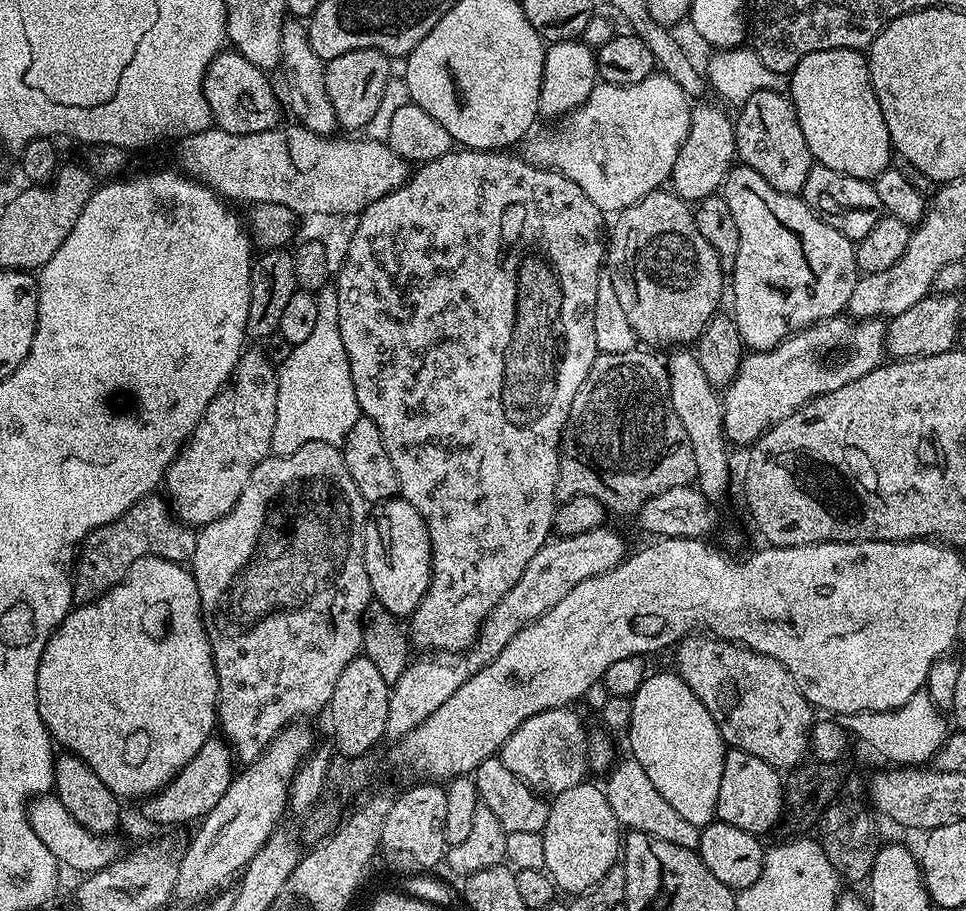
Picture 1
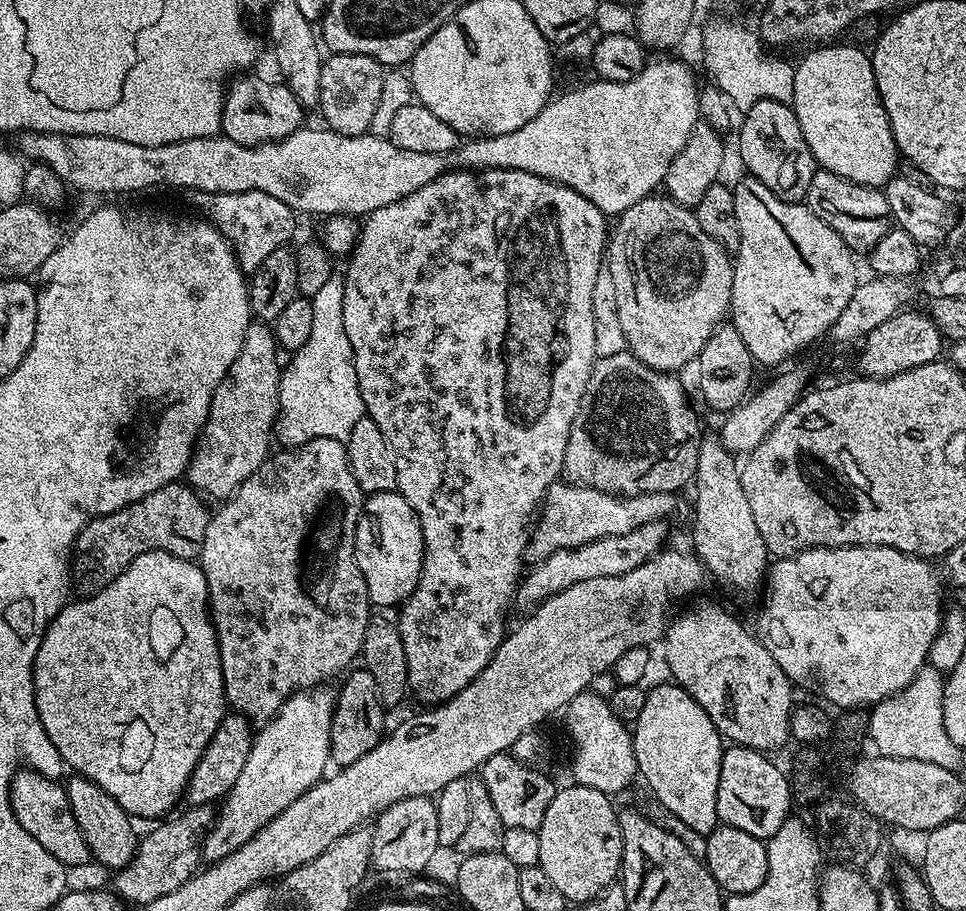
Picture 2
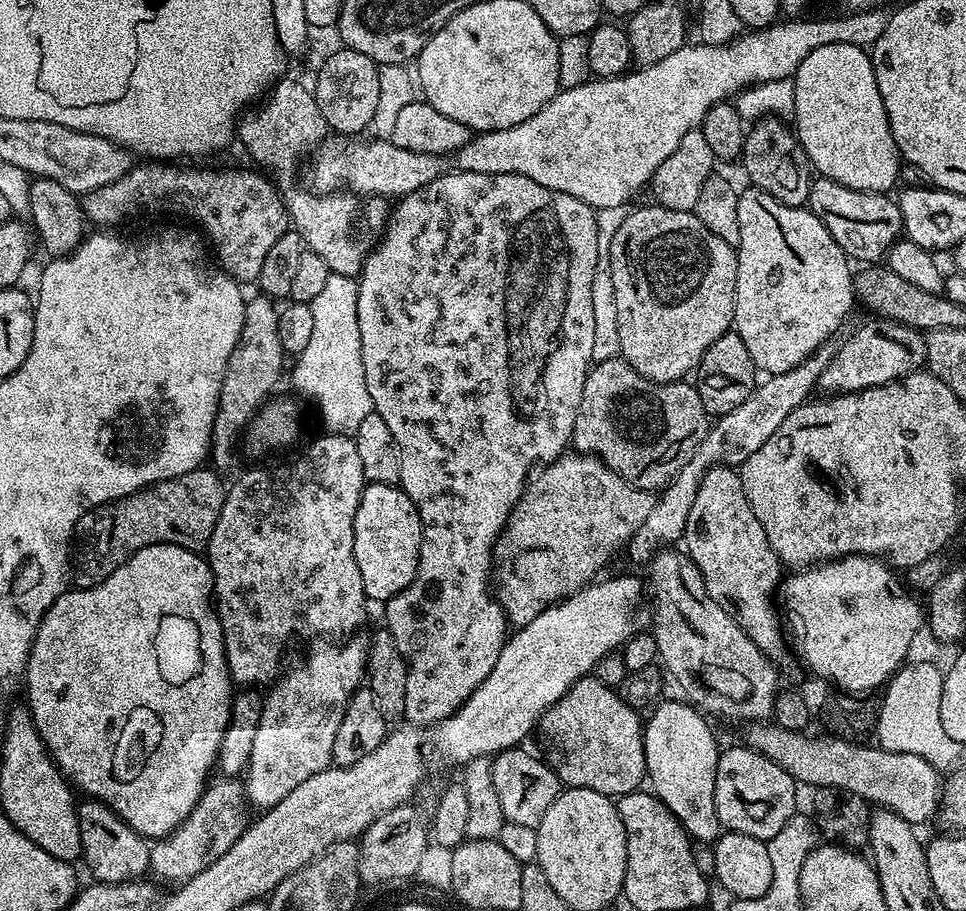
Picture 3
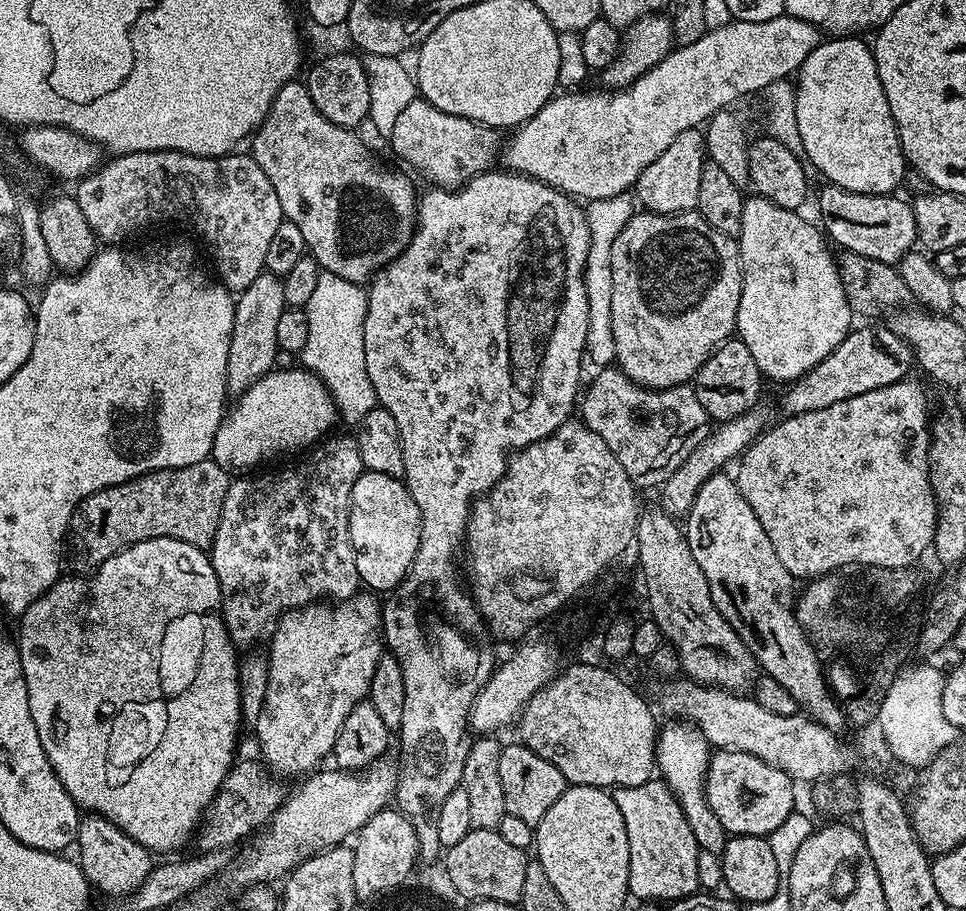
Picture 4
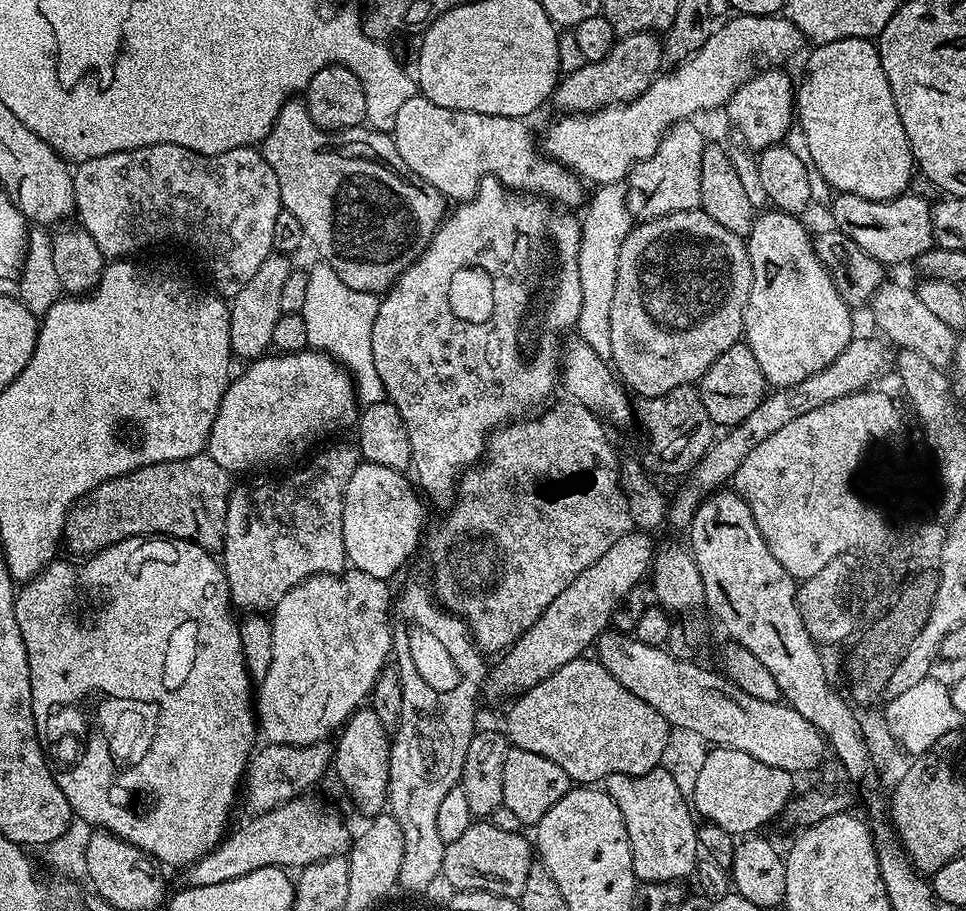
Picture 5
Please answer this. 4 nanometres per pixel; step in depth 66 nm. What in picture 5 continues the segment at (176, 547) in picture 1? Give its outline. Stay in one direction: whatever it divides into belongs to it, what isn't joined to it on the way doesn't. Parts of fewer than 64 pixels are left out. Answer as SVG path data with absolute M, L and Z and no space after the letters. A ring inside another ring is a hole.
M207 454L174 462L158 462L154 466L142 466L130 474L110 478L69 508L64 523L63 547L68 547L73 557L87 558L131 536L167 536L174 540L189 540L210 553L219 553L224 547L228 495L234 487L233 481L228 480L231 480L230 473Z

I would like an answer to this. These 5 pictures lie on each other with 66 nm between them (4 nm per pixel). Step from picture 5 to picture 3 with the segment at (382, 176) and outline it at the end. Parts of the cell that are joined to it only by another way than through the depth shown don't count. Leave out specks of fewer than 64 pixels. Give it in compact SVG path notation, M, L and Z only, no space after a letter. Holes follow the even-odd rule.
M277 80L263 104L264 108L256 106L243 113L238 124L238 140L244 143L245 150L261 164L261 169L269 168L264 170L276 172L274 180L281 189L288 188L296 176L300 155L303 152L311 153L317 145L323 143L330 129L326 118L322 118L322 110L318 110L315 95L309 89L307 92L296 80ZM296 188L286 192L291 227L299 232L307 251L318 254L318 258L326 262L329 273L359 277L364 259L376 247L388 223L389 201L383 196L353 195L343 191L327 194L308 192L299 192Z

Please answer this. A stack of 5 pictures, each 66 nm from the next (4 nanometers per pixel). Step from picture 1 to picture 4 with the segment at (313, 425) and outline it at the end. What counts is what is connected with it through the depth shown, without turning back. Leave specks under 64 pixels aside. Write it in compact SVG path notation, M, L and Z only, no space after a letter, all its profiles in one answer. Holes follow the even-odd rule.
M321 271L314 294L303 309L306 322L310 322L310 335L306 346L298 353L299 363L328 387L339 419L352 426L359 425L360 420L378 406L370 374L366 374L364 357L367 305L365 285L338 278L338 274L333 272Z

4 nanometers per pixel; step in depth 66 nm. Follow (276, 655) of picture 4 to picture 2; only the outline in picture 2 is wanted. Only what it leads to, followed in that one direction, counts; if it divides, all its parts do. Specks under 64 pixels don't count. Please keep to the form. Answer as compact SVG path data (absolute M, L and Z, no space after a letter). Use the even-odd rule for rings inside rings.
M328 686L305 688L295 692L289 700L278 710L273 720L268 721L255 733L250 750L250 758L246 758L246 766L242 774L238 774L238 782L229 790L222 801L208 836L204 840L202 856L205 861L215 862L226 858L234 850L241 848L258 830L262 830L279 812L286 810L294 798L298 798L307 788L313 788L325 775L324 767L330 764L332 751L330 750L330 726L332 715L336 709L337 693L328 689Z

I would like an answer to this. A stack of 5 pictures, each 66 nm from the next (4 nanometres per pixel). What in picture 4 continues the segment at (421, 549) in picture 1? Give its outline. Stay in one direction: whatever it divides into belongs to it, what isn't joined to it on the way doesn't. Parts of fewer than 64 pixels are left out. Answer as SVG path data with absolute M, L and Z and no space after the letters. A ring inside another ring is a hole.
M367 470L361 472L352 491L350 542L354 546L360 582L365 589L387 594L403 582L414 562L414 554L418 554L420 511L401 477Z

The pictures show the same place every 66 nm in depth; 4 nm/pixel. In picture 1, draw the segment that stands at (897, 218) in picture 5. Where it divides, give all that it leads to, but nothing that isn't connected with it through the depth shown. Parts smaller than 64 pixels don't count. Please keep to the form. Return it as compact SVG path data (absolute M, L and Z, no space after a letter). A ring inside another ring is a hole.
M813 163L810 174L806 174L802 199L815 216L822 218L822 222L834 226L834 230L853 242L866 238L866 234L870 234L870 230L874 230L874 226L878 226L880 219L886 215L873 181L859 180L818 163Z

